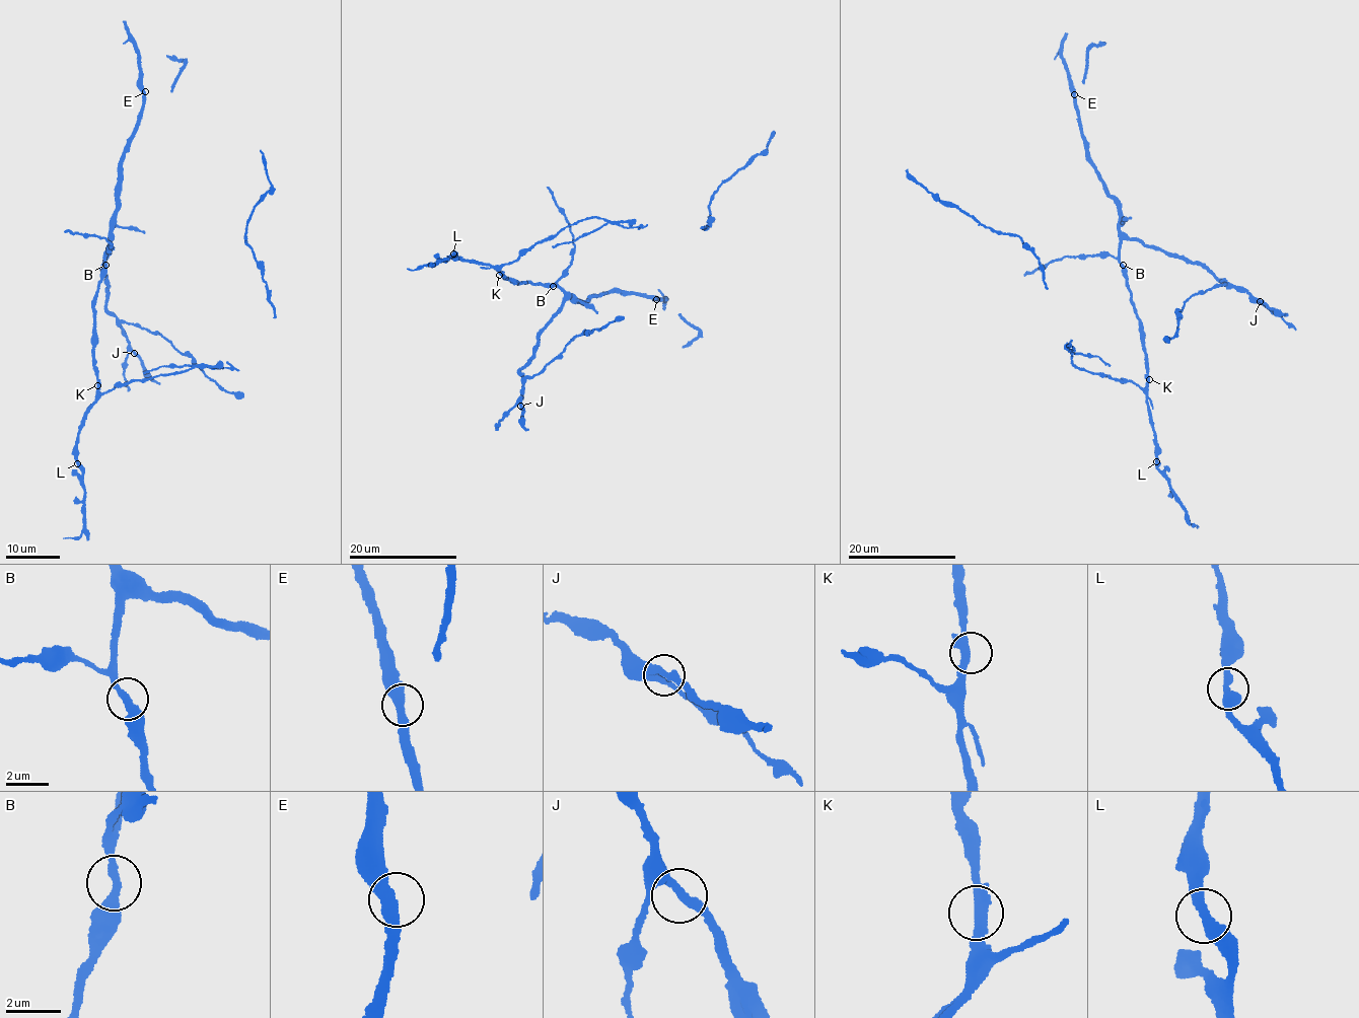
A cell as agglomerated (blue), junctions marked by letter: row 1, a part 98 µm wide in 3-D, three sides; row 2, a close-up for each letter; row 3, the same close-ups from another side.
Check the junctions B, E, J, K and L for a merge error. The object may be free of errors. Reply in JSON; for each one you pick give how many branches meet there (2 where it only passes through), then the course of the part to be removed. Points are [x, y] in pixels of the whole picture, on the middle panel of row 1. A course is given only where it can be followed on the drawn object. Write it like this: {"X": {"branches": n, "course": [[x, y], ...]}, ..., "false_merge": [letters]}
{"false_merge": []}

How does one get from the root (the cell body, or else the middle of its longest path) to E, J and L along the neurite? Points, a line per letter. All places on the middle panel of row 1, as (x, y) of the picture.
E: (500, 273), (517, 285), (529, 282), (549, 288), (554, 285), (583, 303), (591, 297), (617, 291), (656, 299)
J: (500, 273), (517, 285), (554, 285), (564, 293), (561, 311), (540, 332), (534, 357), (519, 372), (520, 406)
L: (500, 273), (491, 265), (468, 262), (452, 252)

